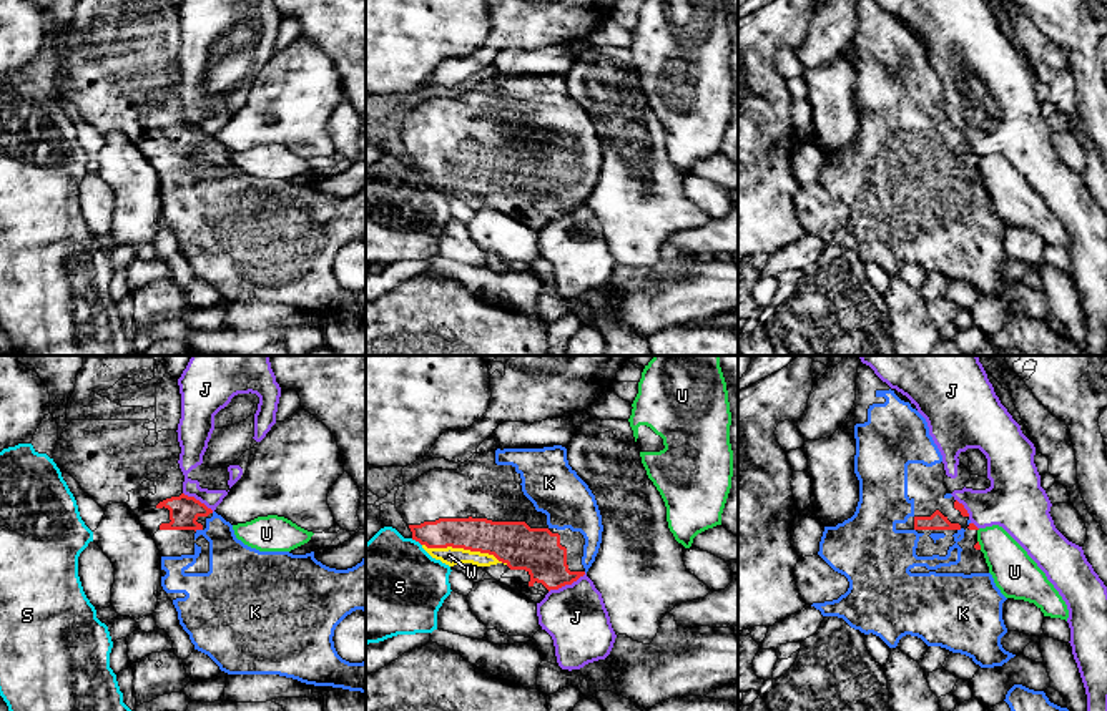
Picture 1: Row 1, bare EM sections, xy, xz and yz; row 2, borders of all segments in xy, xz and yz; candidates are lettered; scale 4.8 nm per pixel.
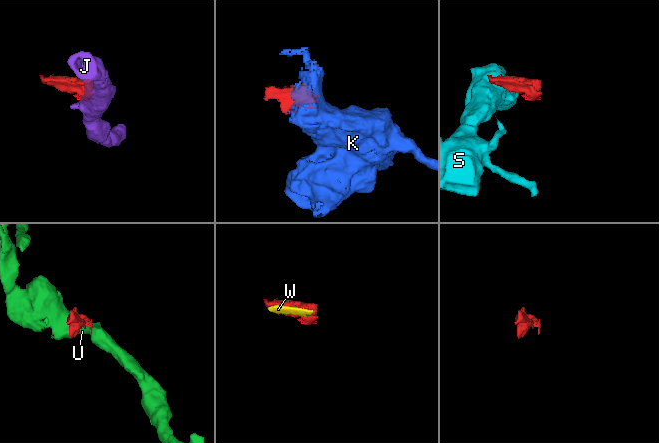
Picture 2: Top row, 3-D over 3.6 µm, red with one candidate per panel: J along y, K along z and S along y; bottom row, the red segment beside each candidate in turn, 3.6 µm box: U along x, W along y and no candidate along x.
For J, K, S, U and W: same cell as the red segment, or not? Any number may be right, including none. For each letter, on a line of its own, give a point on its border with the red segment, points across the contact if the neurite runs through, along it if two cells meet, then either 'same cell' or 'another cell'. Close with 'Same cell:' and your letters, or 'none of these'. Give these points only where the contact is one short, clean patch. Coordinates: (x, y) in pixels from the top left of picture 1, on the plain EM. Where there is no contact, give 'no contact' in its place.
J: contact xz (567, 211); border xz (585, 201), (549, 220); another cell
K: contact xy (198, 156); same cell
S: contact xz (416, 168); border xz (411, 166), (421, 173); another cell
U: contact yz (979, 173); border yz (978, 168), (981, 176); another cell
W: contact xz (466, 176); same cell
Same cell: K, W

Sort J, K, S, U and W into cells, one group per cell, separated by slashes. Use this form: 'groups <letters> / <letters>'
groups J / K W / S / U

